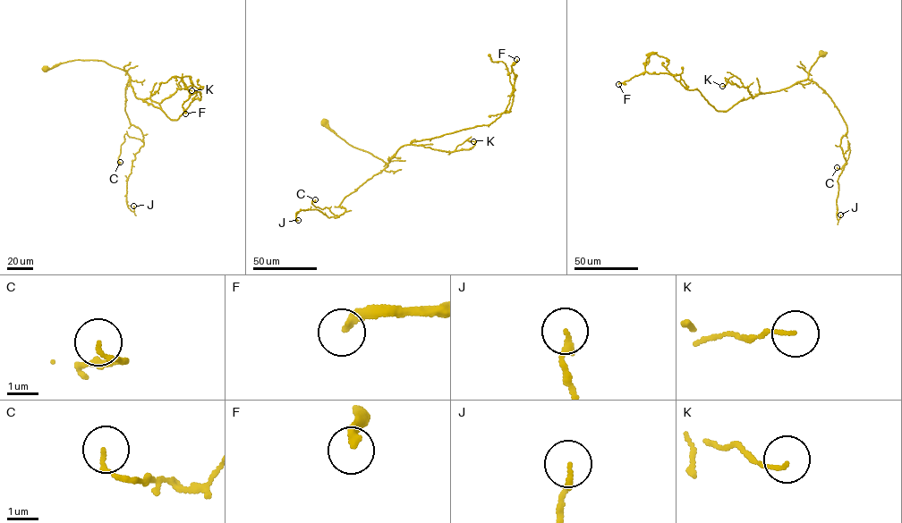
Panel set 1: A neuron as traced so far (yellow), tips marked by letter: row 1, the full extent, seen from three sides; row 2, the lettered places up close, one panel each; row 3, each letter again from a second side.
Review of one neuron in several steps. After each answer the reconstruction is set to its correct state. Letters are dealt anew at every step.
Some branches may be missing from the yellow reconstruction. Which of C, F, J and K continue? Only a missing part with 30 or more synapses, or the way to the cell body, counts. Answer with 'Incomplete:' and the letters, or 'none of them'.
Incomplete: F

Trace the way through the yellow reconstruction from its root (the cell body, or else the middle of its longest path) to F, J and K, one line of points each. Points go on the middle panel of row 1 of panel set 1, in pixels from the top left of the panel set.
F: (324, 122), (387, 166), (402, 146), (489, 125), (508, 113), (515, 75), (511, 66), (516, 59)
J: (324, 122), (387, 166), (344, 198), (338, 206), (345, 210), (338, 216), (302, 210), (295, 213), (298, 220)
K: (324, 122), (348, 144), (381, 159), (387, 166), (404, 145), (420, 145), (452, 152), (467, 139), (473, 141)

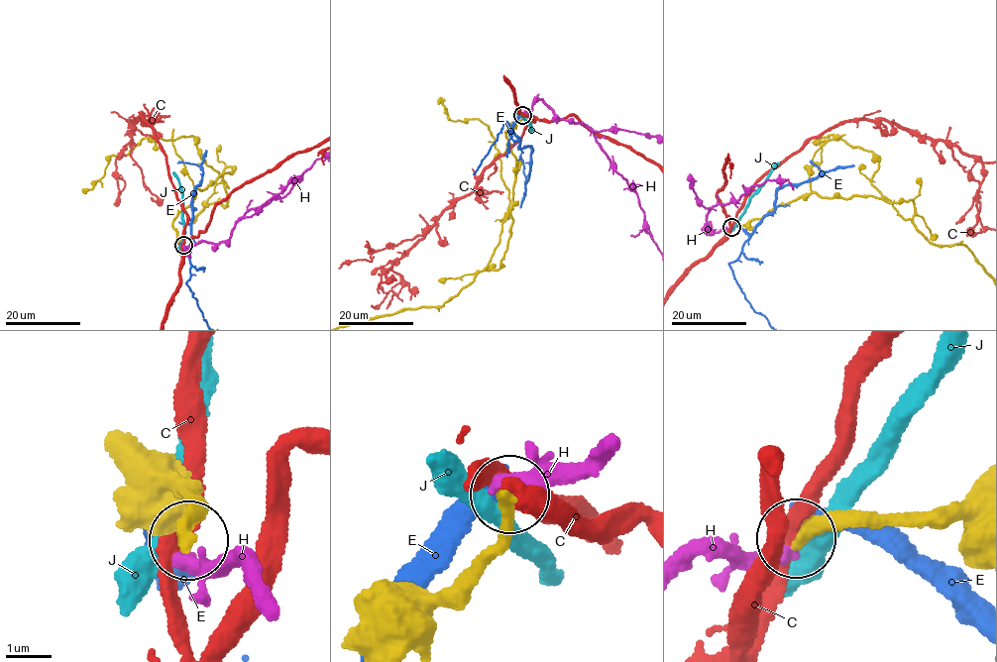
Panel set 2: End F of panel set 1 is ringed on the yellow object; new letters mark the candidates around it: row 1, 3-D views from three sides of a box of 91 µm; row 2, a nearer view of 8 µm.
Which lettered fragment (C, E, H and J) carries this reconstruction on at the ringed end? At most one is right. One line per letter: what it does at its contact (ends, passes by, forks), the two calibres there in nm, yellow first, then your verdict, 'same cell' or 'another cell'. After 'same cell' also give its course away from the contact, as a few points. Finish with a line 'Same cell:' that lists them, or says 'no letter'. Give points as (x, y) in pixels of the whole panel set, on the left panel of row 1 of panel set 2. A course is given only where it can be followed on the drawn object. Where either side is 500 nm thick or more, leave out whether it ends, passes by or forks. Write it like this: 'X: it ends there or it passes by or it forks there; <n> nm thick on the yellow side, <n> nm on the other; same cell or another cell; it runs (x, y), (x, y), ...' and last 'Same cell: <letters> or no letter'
C: it passes by; 320 nm thick on the yellow side, 400 nm on the other; another cell
E: 320 nm thick on the yellow side, 550 nm on the other; another cell
H: it ends there; 280 nm thick on the yellow side, 360 nm on the other; another cell
J: it passes by; 400 nm thick on the yellow side, 400 nm on the other; another cell
Same cell: no letter

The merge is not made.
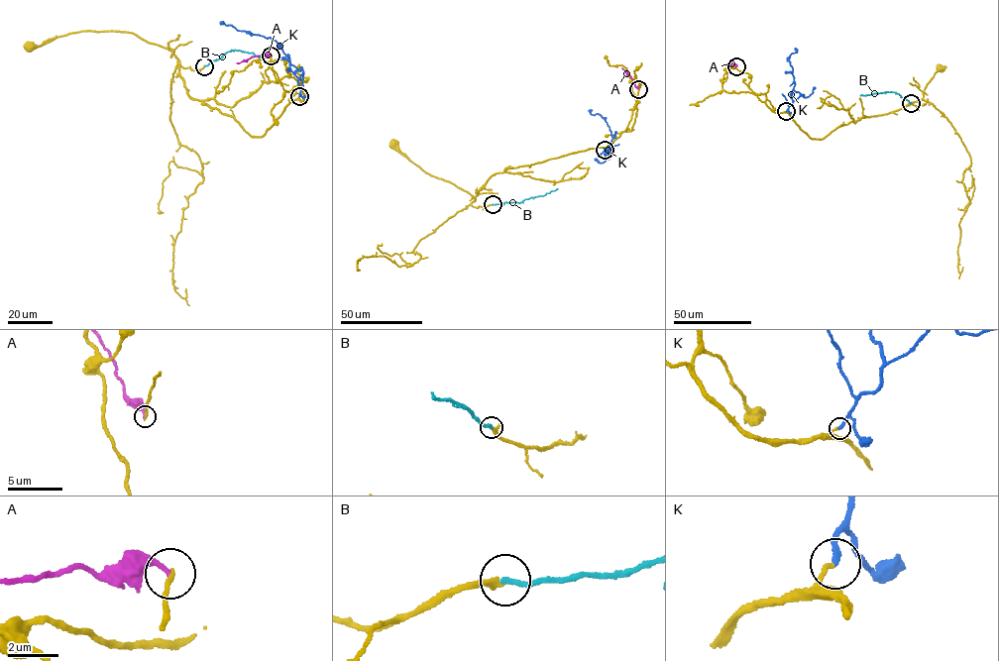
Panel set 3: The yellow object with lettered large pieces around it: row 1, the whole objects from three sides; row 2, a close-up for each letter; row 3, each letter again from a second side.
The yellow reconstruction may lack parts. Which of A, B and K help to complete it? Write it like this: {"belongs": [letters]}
{"belongs": ["B", "K"]}

